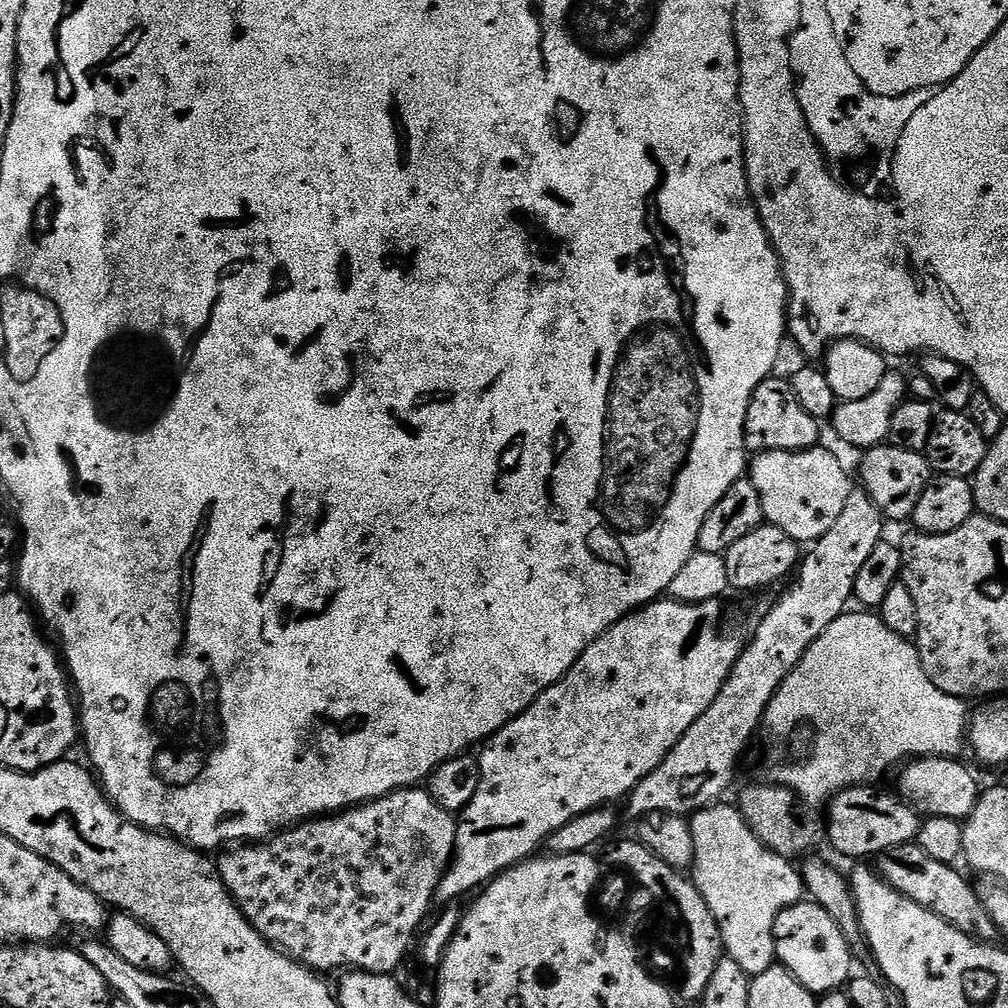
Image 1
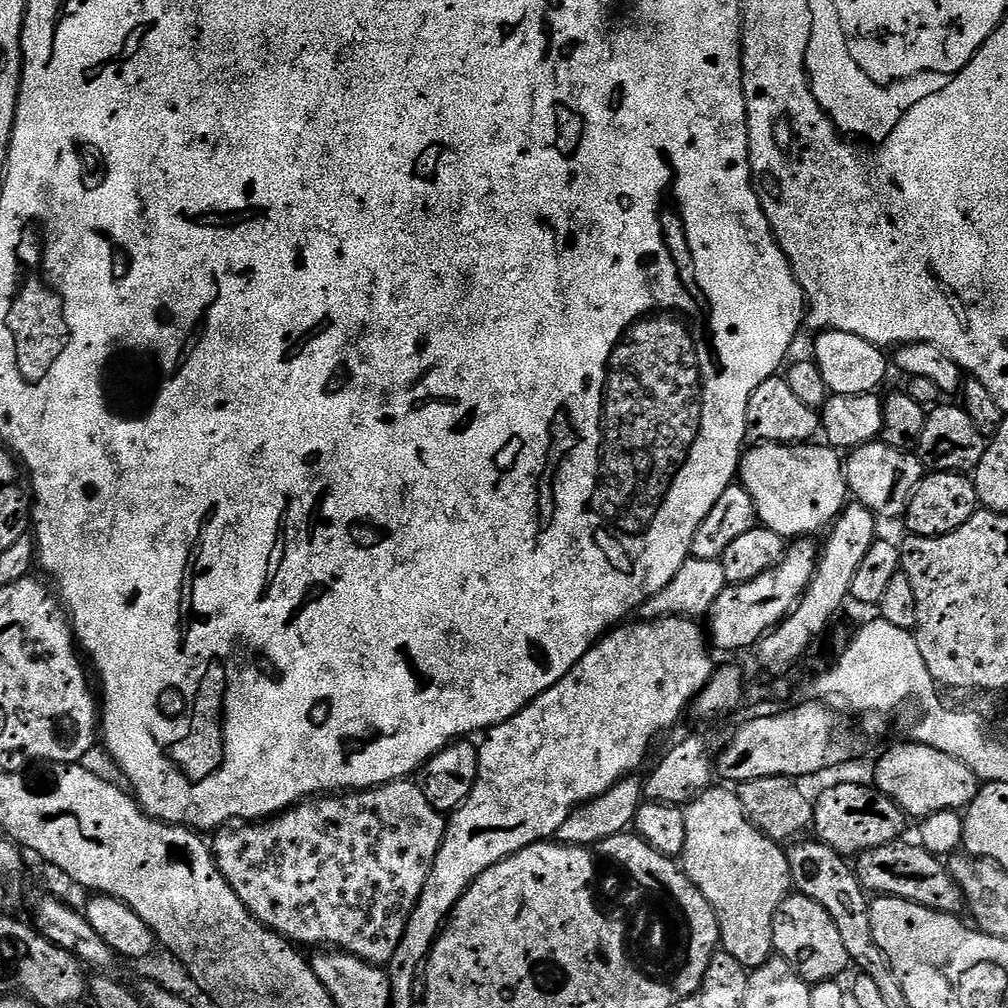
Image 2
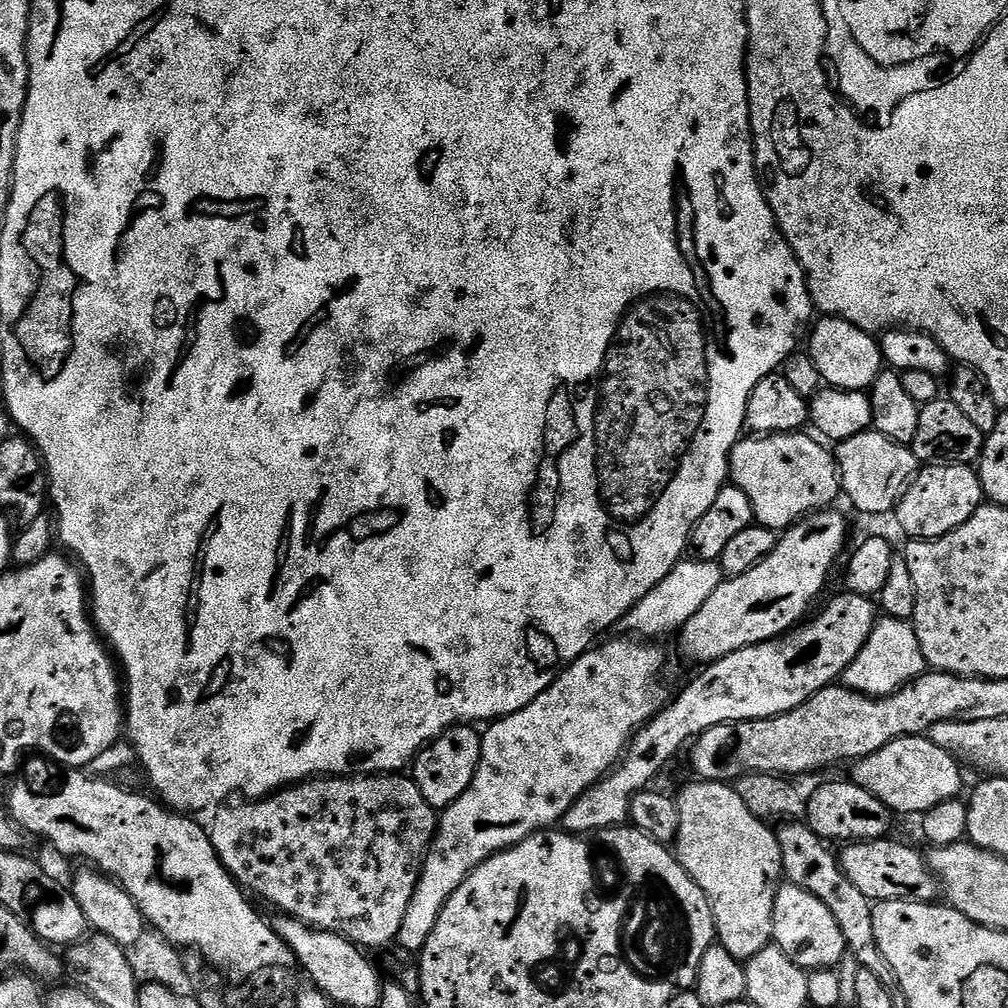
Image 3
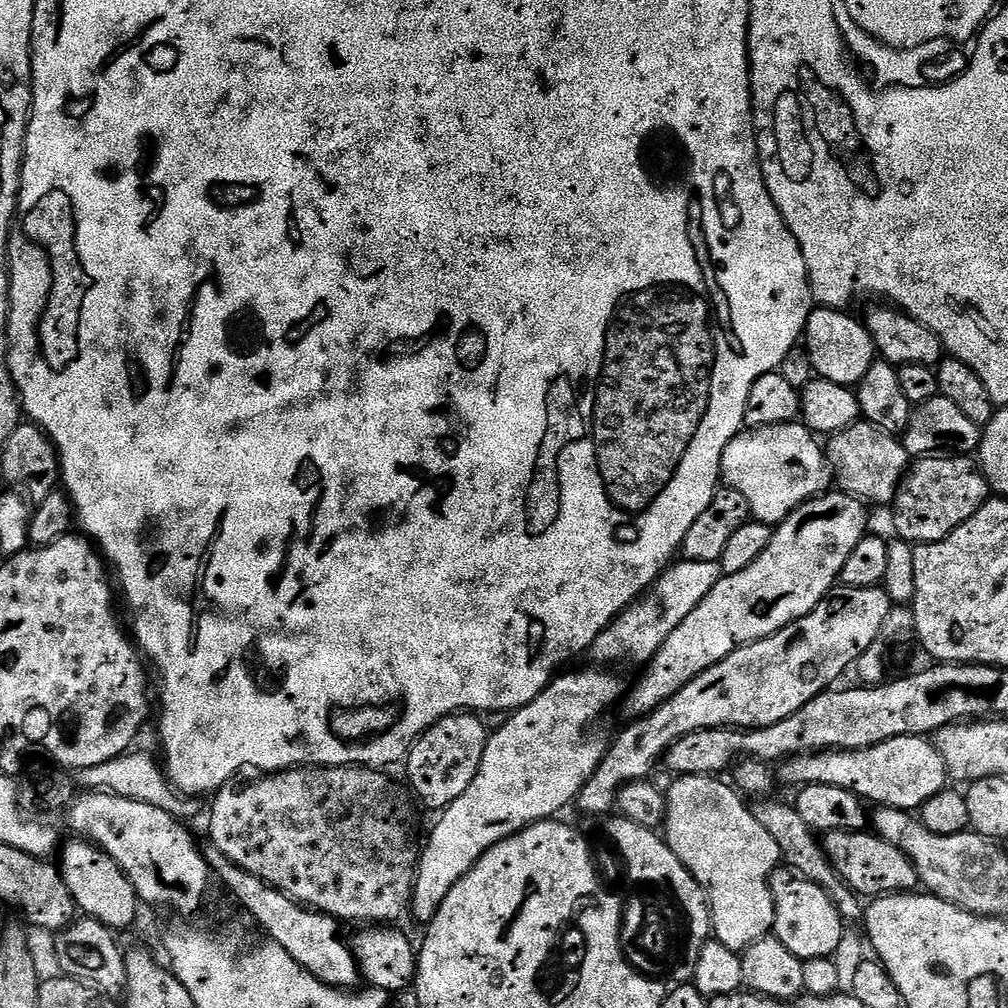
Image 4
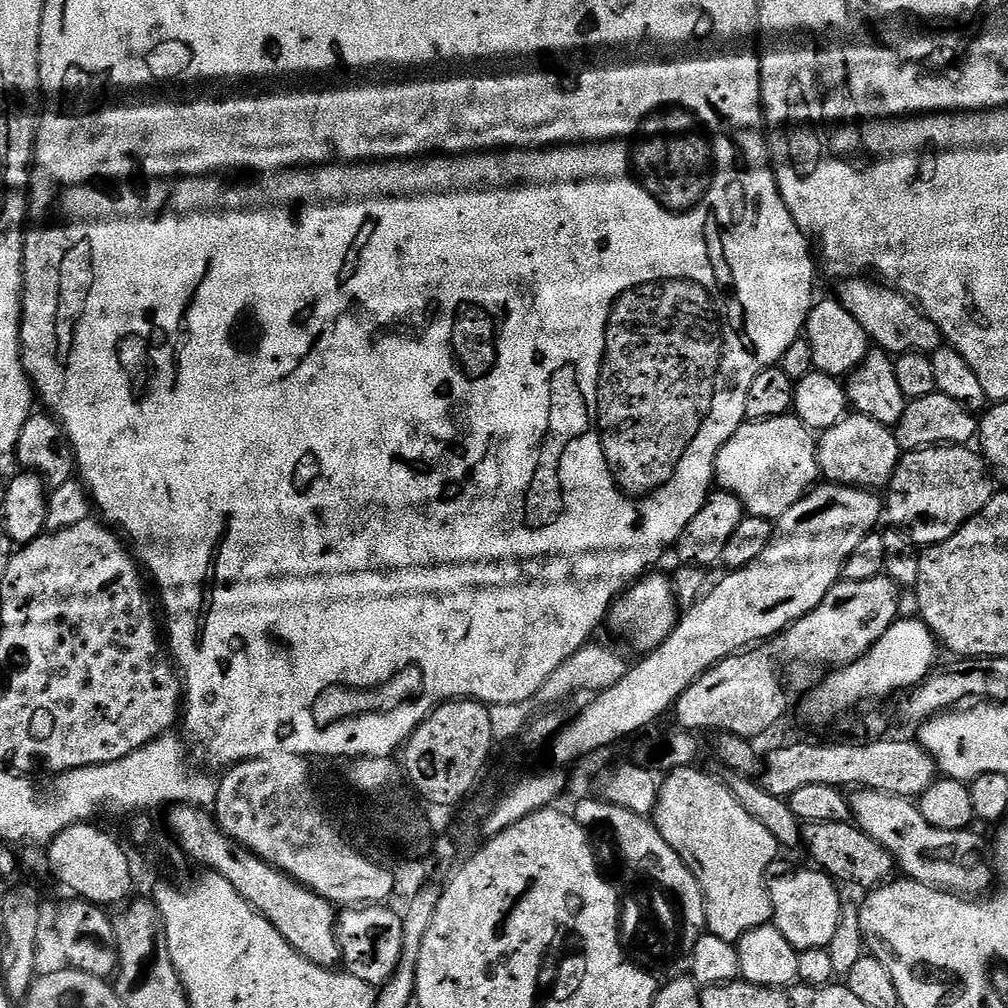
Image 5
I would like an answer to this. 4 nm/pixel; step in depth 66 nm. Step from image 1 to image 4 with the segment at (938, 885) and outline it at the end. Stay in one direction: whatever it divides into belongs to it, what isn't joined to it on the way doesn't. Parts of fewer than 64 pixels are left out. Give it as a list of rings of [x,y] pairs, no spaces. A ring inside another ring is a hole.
[[[834,830],[822,836],[826,858],[834,866],[834,870],[844,879],[856,895],[861,898],[879,898],[893,894],[912,894],[921,887],[918,874],[906,854],[898,850],[898,846],[890,846],[875,831],[847,832]]]

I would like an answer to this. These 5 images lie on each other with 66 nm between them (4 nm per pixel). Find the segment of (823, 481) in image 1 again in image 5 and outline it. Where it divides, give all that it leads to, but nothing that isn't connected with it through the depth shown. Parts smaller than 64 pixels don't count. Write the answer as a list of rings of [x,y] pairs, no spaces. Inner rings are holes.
[[[794,414],[775,416],[769,420],[748,420],[741,424],[739,430],[722,446],[716,459],[715,483],[723,491],[737,496],[747,515],[775,522],[821,479],[820,463],[816,457],[816,442],[817,437],[813,429],[807,428]]]

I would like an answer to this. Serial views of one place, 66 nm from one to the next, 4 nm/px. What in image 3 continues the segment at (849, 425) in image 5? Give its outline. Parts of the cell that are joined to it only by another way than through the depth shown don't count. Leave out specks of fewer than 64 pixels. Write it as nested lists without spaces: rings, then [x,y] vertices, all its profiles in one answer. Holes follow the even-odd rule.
[[[869,430],[862,434],[854,434],[854,438],[846,438],[835,445],[836,469],[840,472],[840,486],[843,495],[860,512],[868,516],[884,516],[893,511],[900,499],[904,497],[904,490],[912,483],[917,471],[918,461],[907,444],[895,444],[886,434]]]

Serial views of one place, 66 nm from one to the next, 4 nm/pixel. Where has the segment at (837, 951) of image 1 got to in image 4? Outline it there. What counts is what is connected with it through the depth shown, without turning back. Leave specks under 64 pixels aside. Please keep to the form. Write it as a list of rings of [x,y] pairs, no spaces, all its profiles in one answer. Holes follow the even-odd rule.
[[[787,866],[777,867],[770,883],[772,897],[776,903],[772,932],[780,939],[782,946],[786,946],[790,954],[803,961],[831,958],[834,950],[838,950],[838,942],[844,937],[846,922],[838,914],[834,902],[830,902],[826,890],[806,878],[797,876]]]

